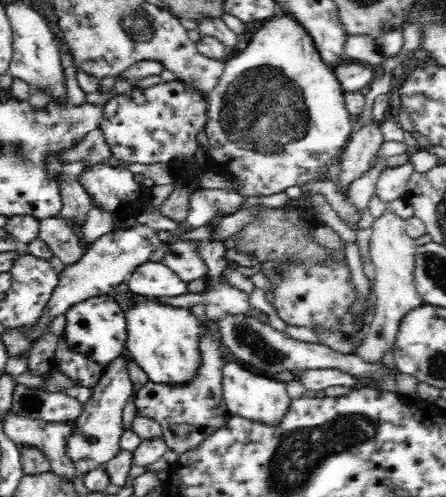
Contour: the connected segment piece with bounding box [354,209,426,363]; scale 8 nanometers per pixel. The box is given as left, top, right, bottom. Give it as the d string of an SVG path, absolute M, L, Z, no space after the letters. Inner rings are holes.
M389 209L370 226L369 256L375 268L372 293L377 307L372 309L368 324L370 331L354 353L364 359L364 362L380 362L382 356L394 348L400 325L406 320L407 314L426 305L415 282L416 248L419 245L407 233L405 226L404 219Z

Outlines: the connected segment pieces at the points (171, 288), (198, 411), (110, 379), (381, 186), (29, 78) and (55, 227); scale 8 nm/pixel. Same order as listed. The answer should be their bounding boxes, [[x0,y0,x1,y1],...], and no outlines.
[[126,261,189,297],[134,334,230,455],[68,355,132,465],[375,160,414,204],[5,2,64,102],[39,216,85,266]]

